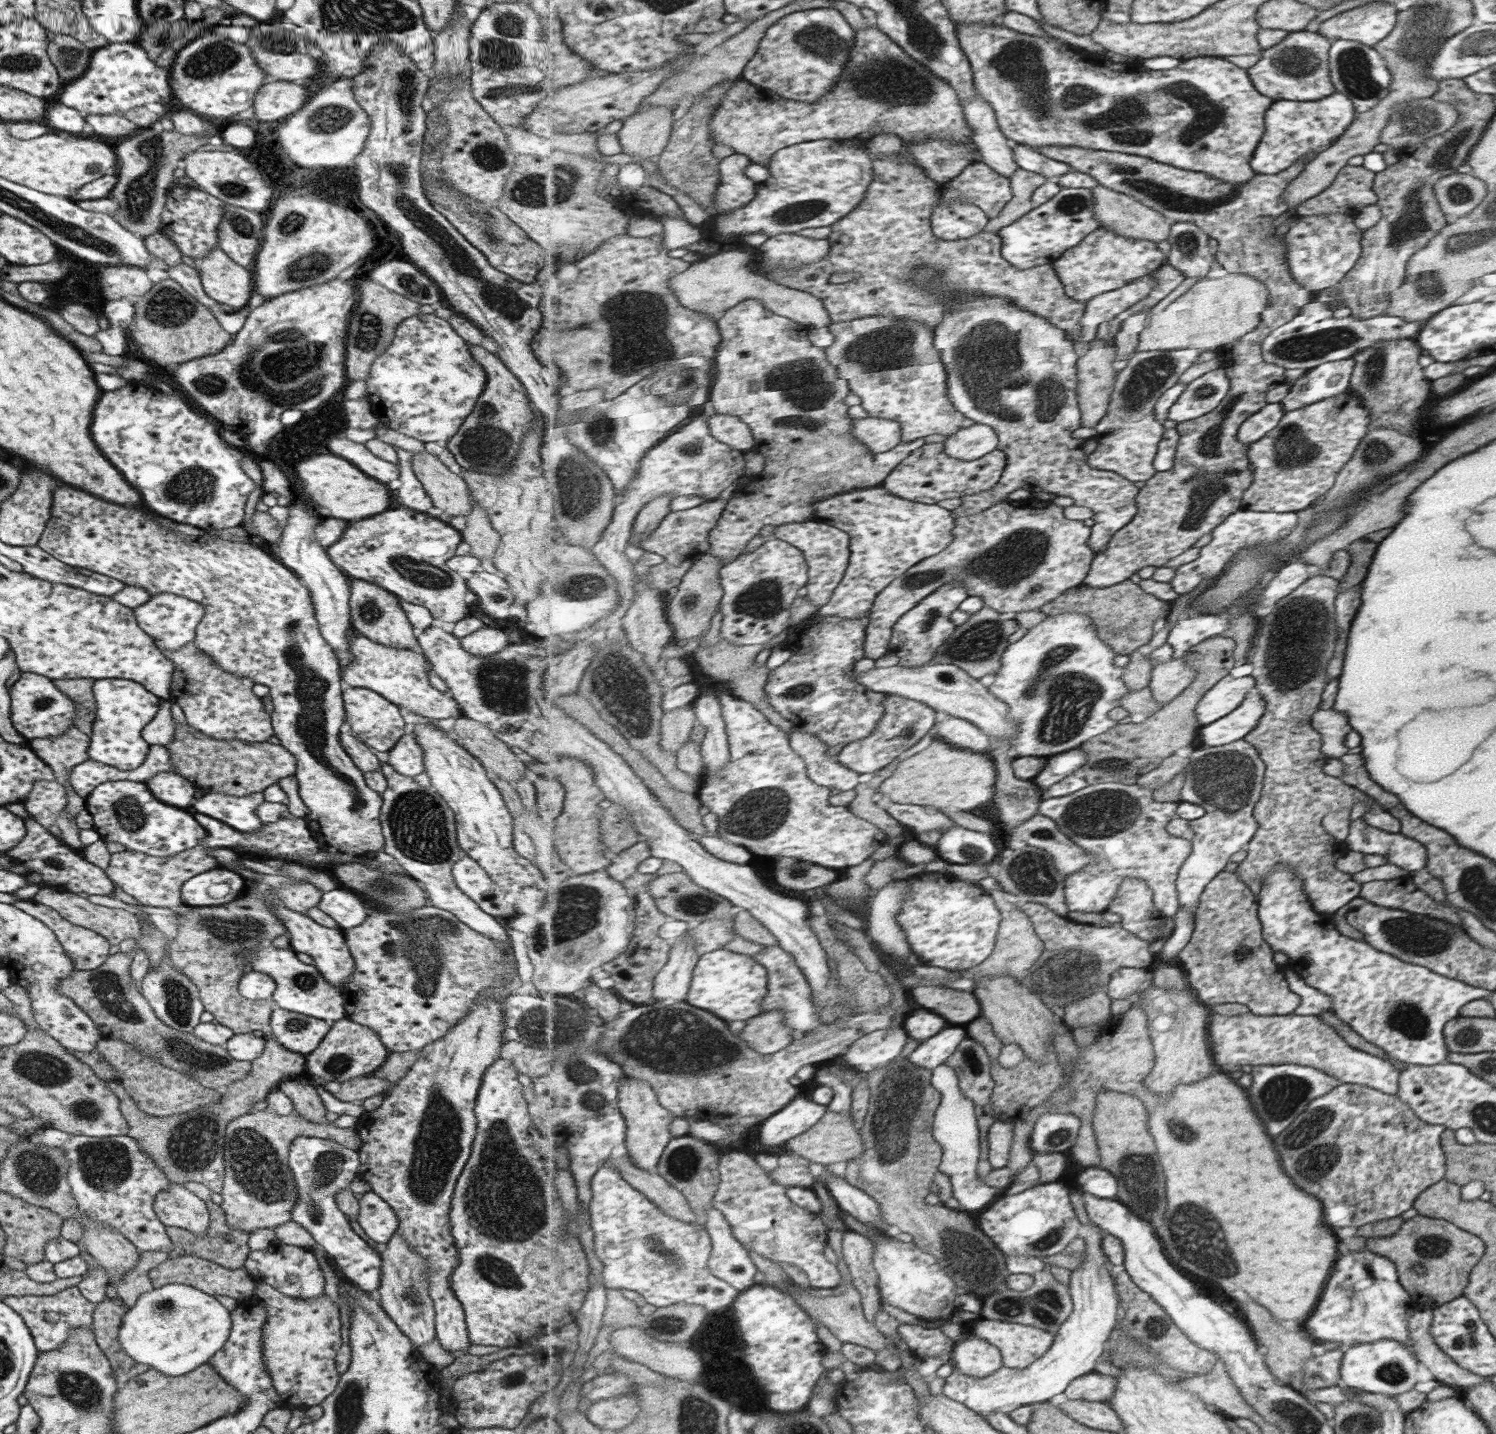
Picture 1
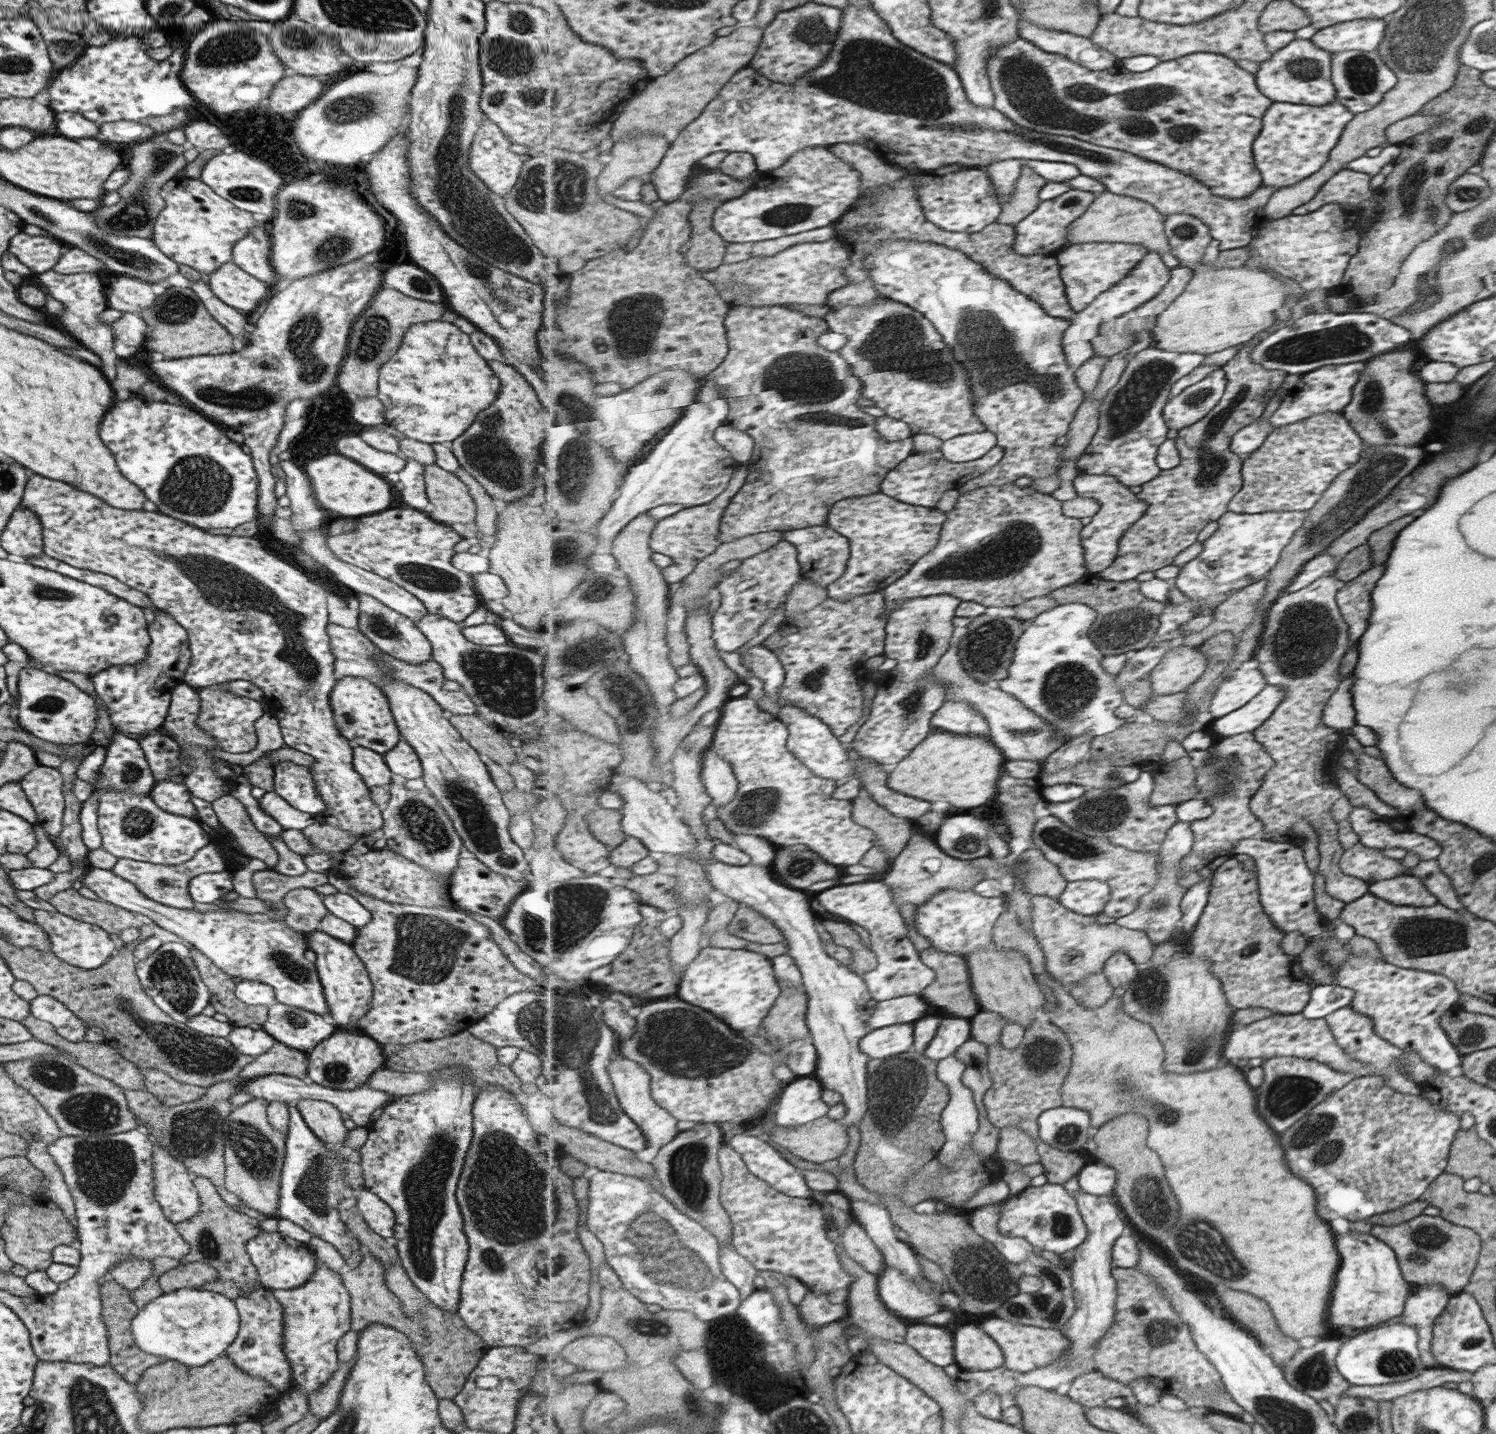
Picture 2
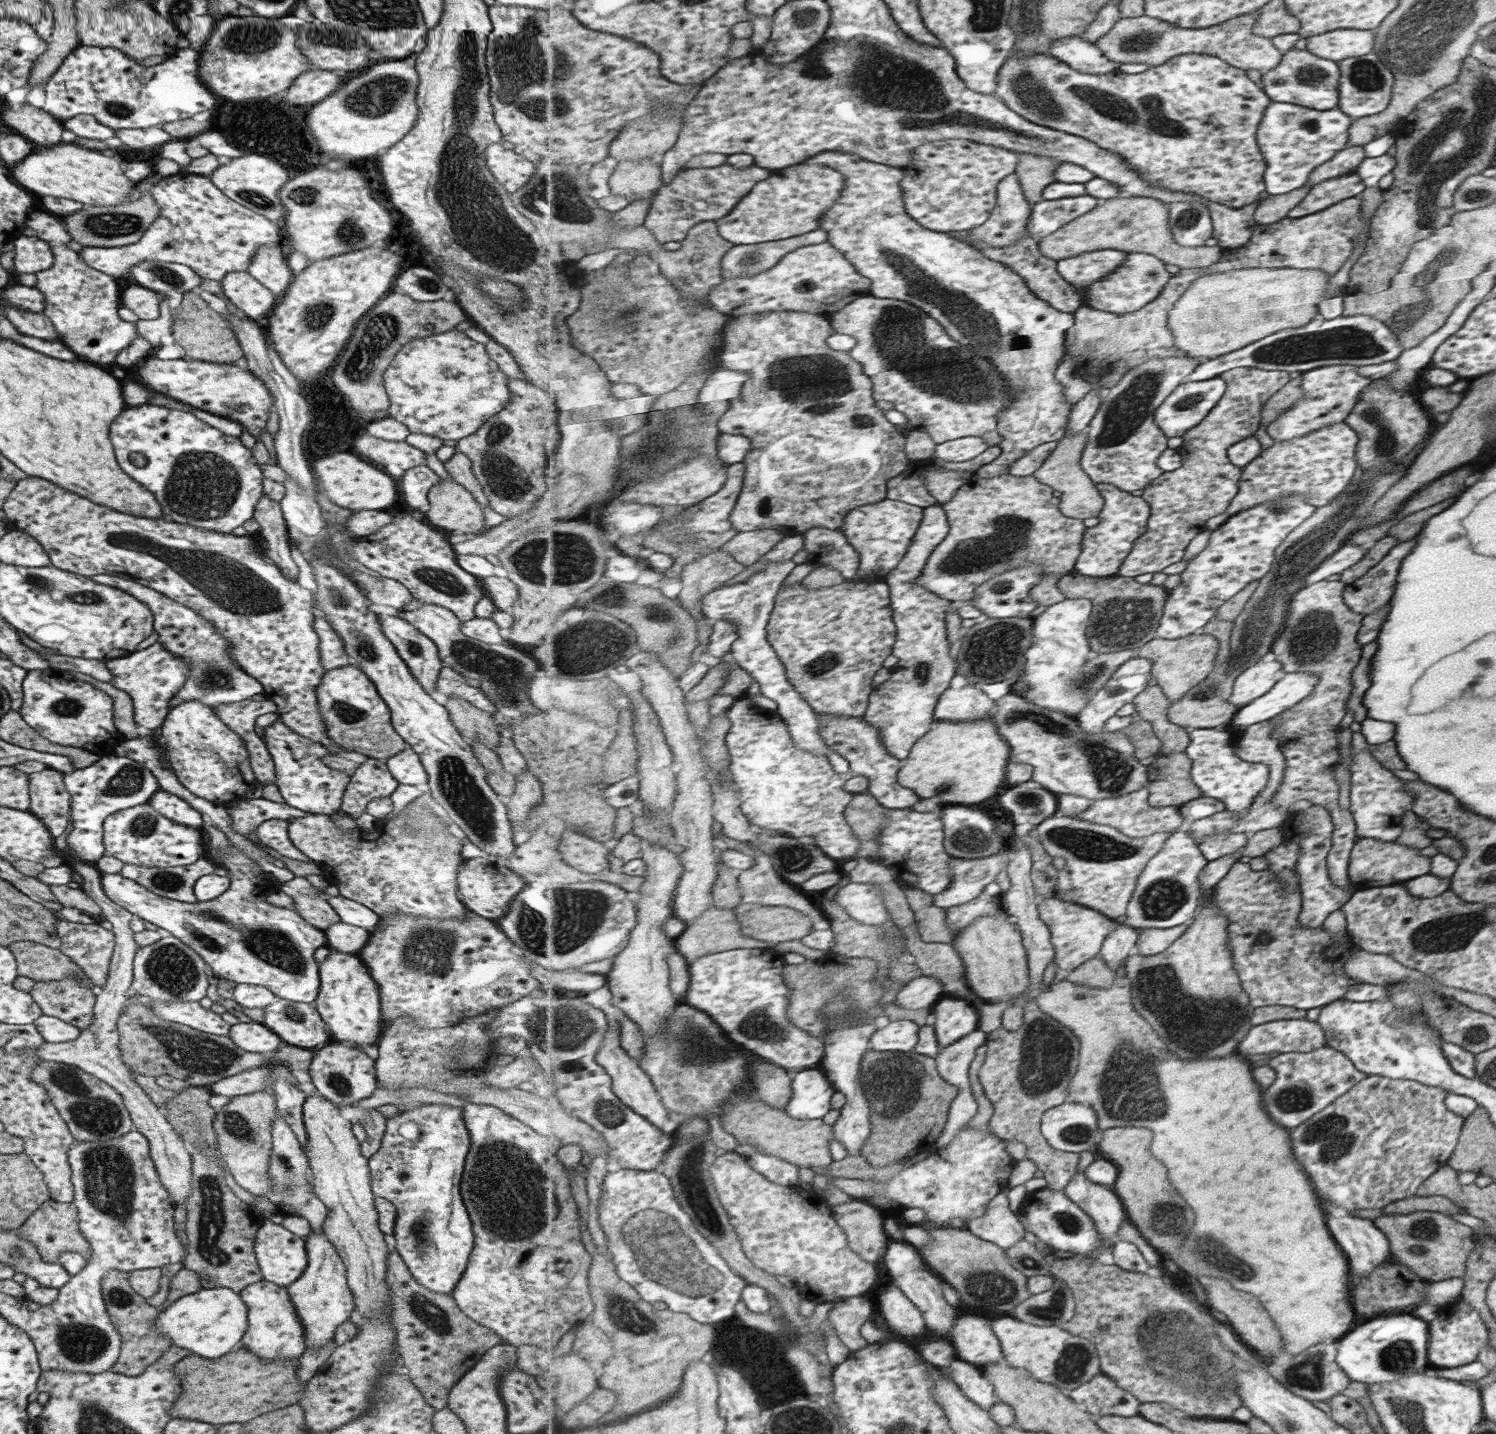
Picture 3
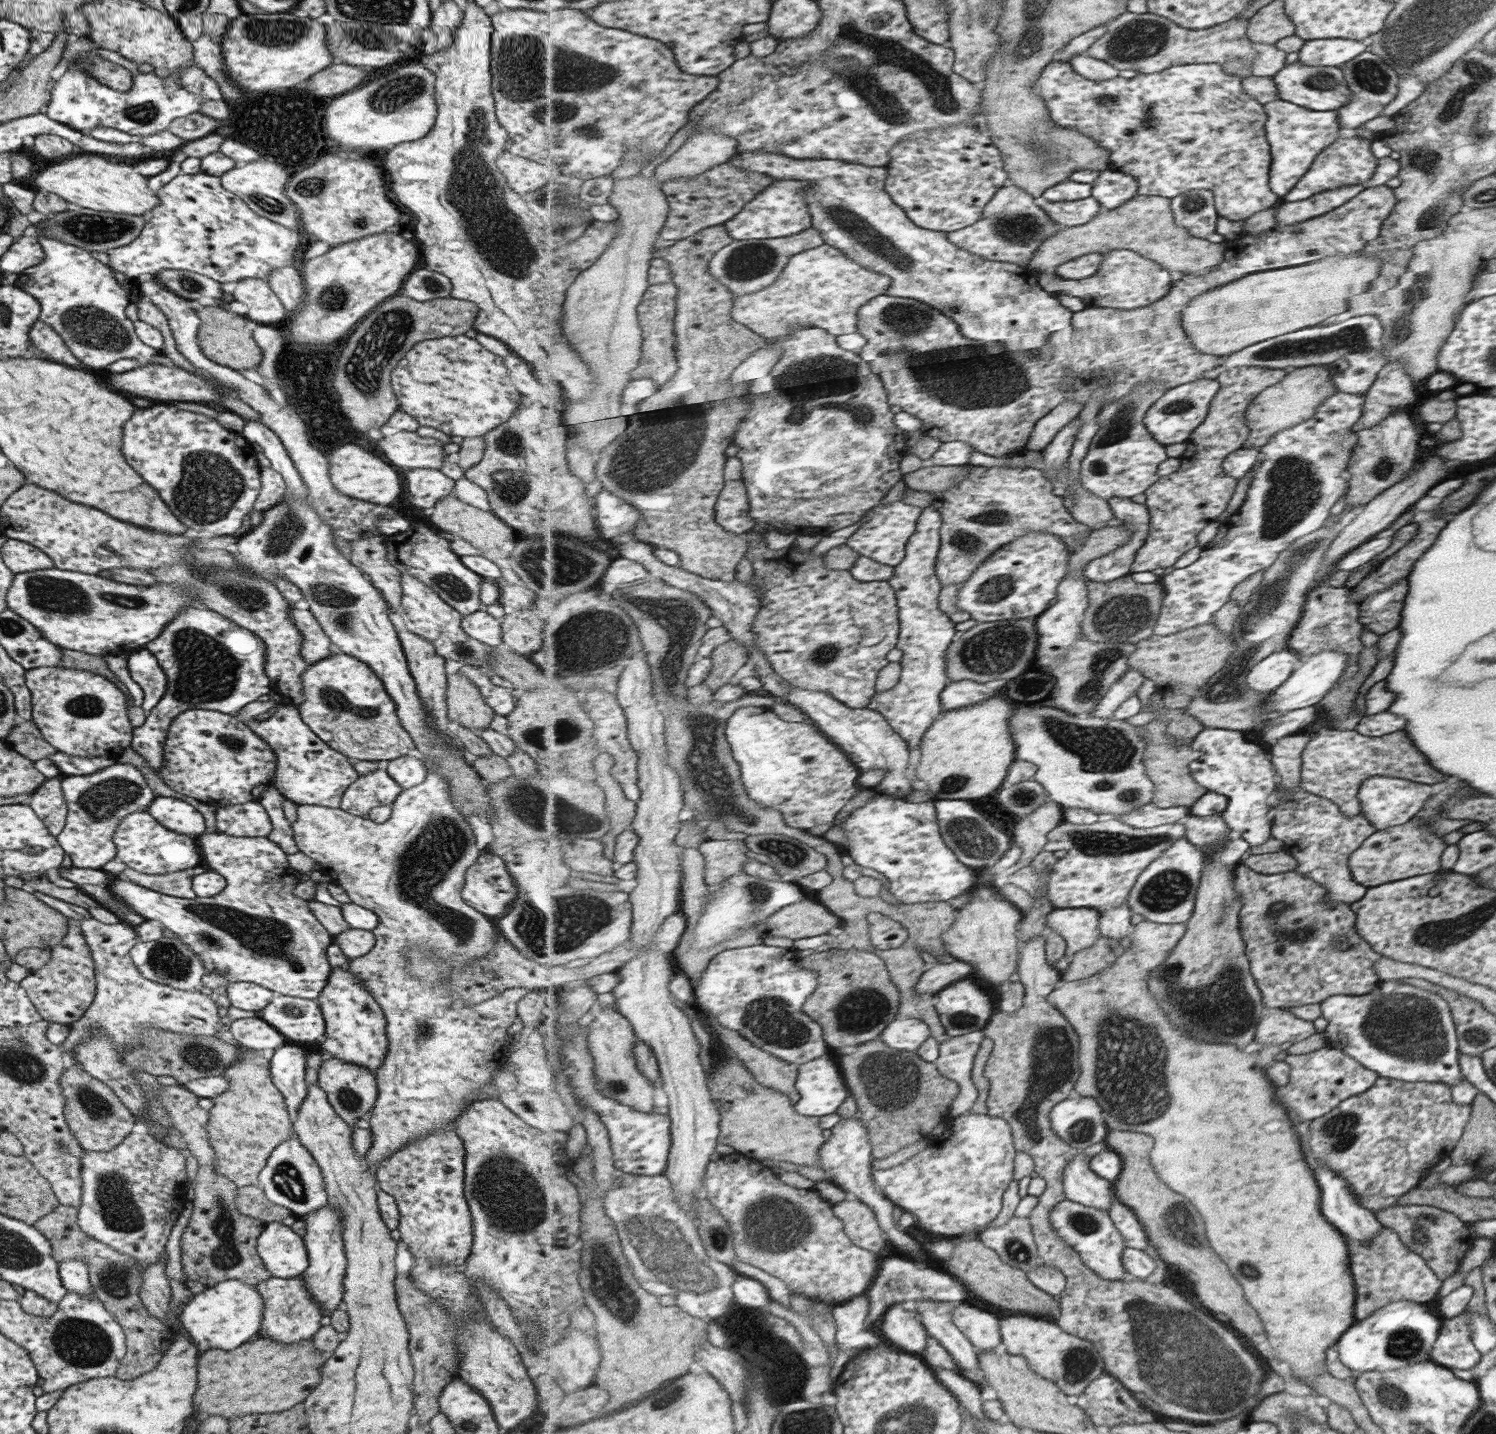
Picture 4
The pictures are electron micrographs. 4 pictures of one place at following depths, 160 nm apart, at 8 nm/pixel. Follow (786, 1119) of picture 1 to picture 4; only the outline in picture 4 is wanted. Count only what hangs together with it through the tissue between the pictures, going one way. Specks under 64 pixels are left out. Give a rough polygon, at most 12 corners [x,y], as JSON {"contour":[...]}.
{"contour":[[834,1051],[799,1066],[796,1111],[838,1112],[850,1095]]}

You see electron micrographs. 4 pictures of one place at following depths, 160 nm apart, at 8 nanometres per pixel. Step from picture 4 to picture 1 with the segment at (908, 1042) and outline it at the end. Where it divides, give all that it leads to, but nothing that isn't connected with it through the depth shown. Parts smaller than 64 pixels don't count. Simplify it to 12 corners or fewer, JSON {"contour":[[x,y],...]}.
{"contour":[[903,1025],[877,1030],[845,1050],[863,1072],[887,1066],[909,1042]]}

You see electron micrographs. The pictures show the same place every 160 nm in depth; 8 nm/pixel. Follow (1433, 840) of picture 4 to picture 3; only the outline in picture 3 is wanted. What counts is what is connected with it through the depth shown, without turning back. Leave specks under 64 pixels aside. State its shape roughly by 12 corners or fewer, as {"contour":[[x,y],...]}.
{"contour":[[1359,838],[1349,858],[1355,891],[1429,873],[1419,849]]}

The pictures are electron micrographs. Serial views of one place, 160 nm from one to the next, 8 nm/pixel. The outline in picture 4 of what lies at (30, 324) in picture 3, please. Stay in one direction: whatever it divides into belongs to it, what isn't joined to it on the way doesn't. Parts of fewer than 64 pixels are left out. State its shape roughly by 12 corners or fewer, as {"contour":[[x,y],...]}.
{"contour":[[37,319],[30,344],[48,361],[87,368],[53,329]]}

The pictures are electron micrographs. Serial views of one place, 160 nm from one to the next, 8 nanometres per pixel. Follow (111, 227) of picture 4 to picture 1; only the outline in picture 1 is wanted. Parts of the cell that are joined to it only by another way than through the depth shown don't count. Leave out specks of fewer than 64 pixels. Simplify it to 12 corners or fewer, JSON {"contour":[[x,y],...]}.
{"contour":[[156,126],[115,150],[114,221],[155,234],[173,170],[213,134]]}

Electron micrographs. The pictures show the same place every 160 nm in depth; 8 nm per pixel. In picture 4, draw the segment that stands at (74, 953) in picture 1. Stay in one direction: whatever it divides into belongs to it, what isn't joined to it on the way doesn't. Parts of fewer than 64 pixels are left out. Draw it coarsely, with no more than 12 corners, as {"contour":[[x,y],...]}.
{"contour":[[121,920],[77,924],[93,959],[91,1006],[67,1025],[72,1048],[100,1028],[123,1060],[140,1028],[213,1036],[209,996],[144,978]]}

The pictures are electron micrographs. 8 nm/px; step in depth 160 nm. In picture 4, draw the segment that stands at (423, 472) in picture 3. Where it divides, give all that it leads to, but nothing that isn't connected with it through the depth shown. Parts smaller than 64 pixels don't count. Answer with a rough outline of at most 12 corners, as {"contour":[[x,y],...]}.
{"contour":[[439,470],[403,471],[407,500],[431,508],[452,494],[454,482]]}

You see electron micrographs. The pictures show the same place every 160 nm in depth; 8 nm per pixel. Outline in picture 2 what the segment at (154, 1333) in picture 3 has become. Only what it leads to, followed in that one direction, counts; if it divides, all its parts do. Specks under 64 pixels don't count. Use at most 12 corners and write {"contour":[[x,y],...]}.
{"contour":[[100,1285],[108,1366],[128,1383],[165,1361],[137,1348],[130,1320],[138,1313],[130,1291]]}

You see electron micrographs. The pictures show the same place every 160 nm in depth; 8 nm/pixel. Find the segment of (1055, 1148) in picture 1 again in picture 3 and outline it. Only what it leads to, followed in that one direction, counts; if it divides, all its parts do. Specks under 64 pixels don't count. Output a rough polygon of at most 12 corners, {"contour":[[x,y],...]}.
{"contour":[[1060,1104],[1042,1119],[1049,1144],[1070,1153],[1098,1146],[1097,1111]]}

